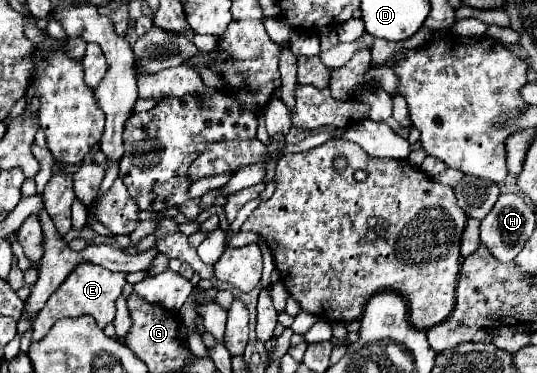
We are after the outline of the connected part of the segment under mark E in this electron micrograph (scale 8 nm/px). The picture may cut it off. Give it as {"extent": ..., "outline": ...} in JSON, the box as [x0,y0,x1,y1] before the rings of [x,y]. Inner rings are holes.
{"extent":[31,262,125,342],"outline":[[[89,262],[77,266],[77,270],[73,270],[73,274],[69,274],[69,278],[59,286],[59,290],[53,292],[53,296],[49,298],[49,302],[45,304],[41,314],[35,318],[31,342],[39,342],[53,328],[55,320],[65,318],[65,316],[77,318],[77,316],[89,314],[95,318],[99,328],[105,328],[115,318],[115,300],[119,298],[123,286],[125,286],[125,274],[121,274],[121,272],[109,272],[109,270],[105,270],[97,264],[89,264]]]}

